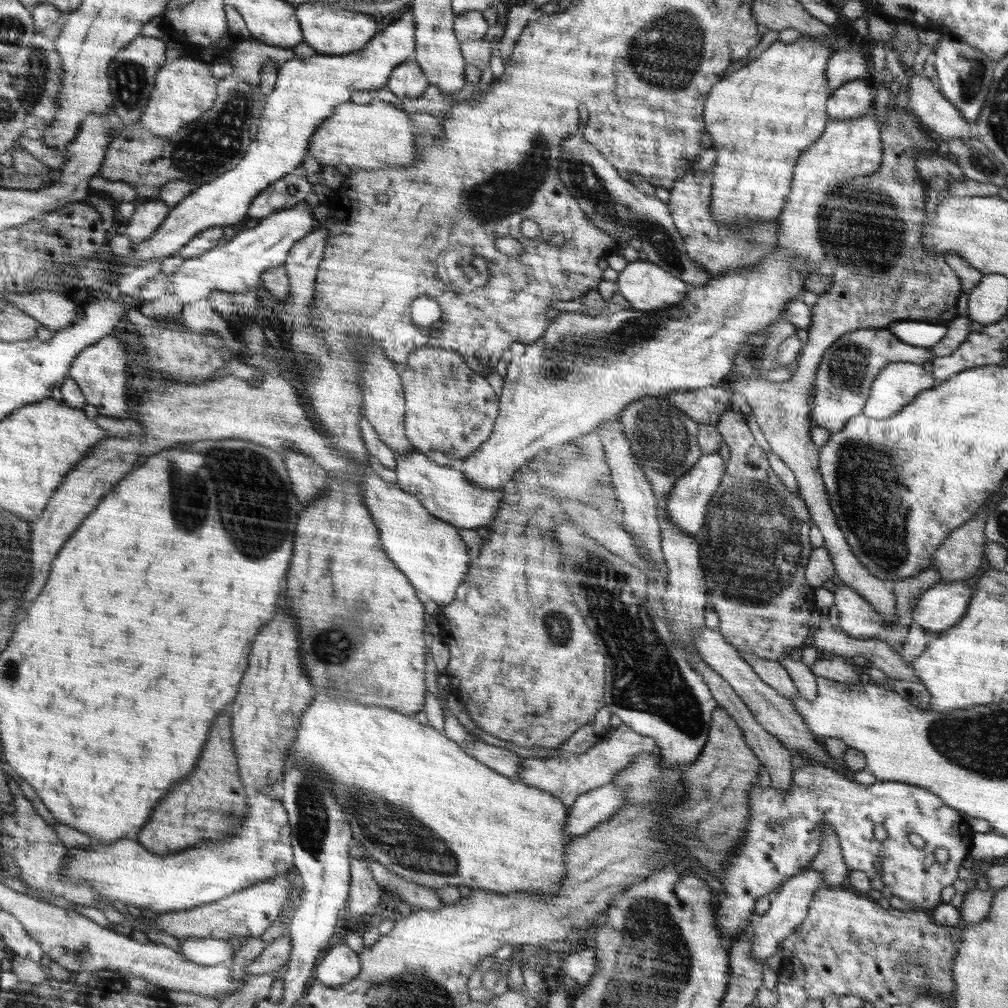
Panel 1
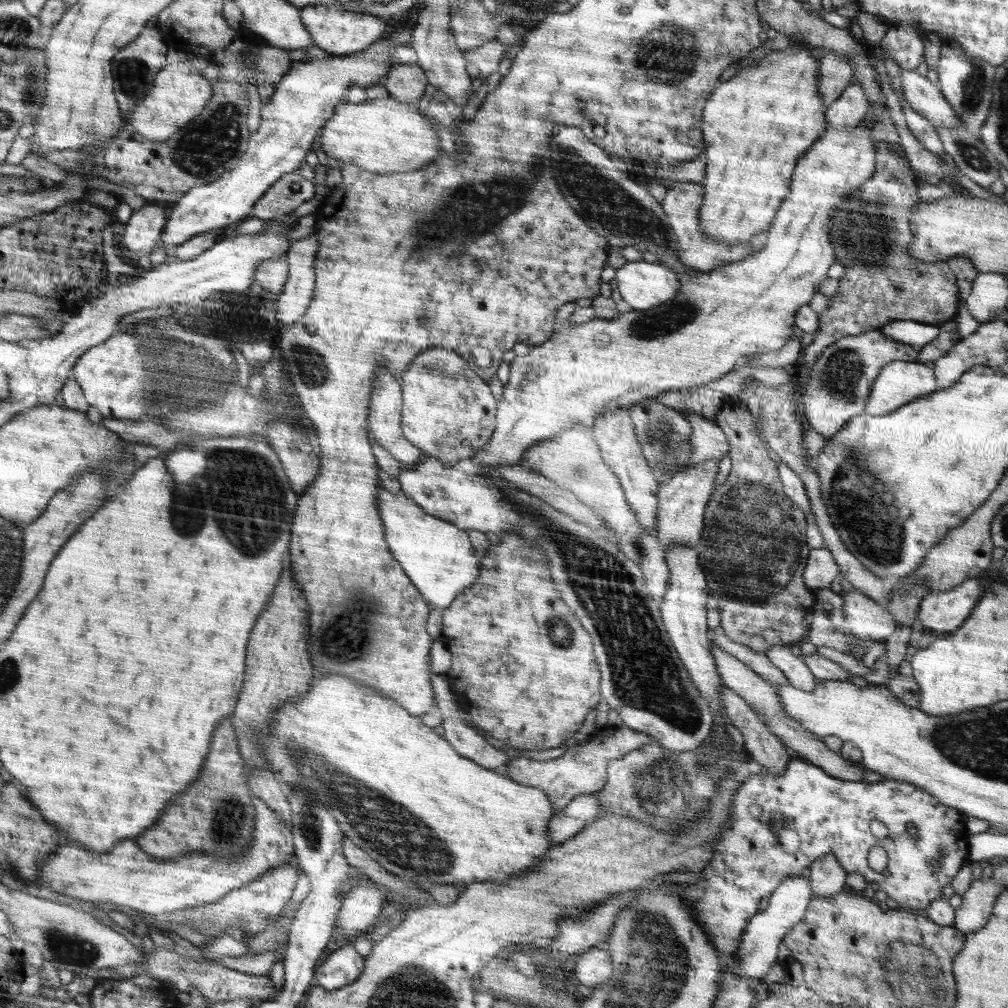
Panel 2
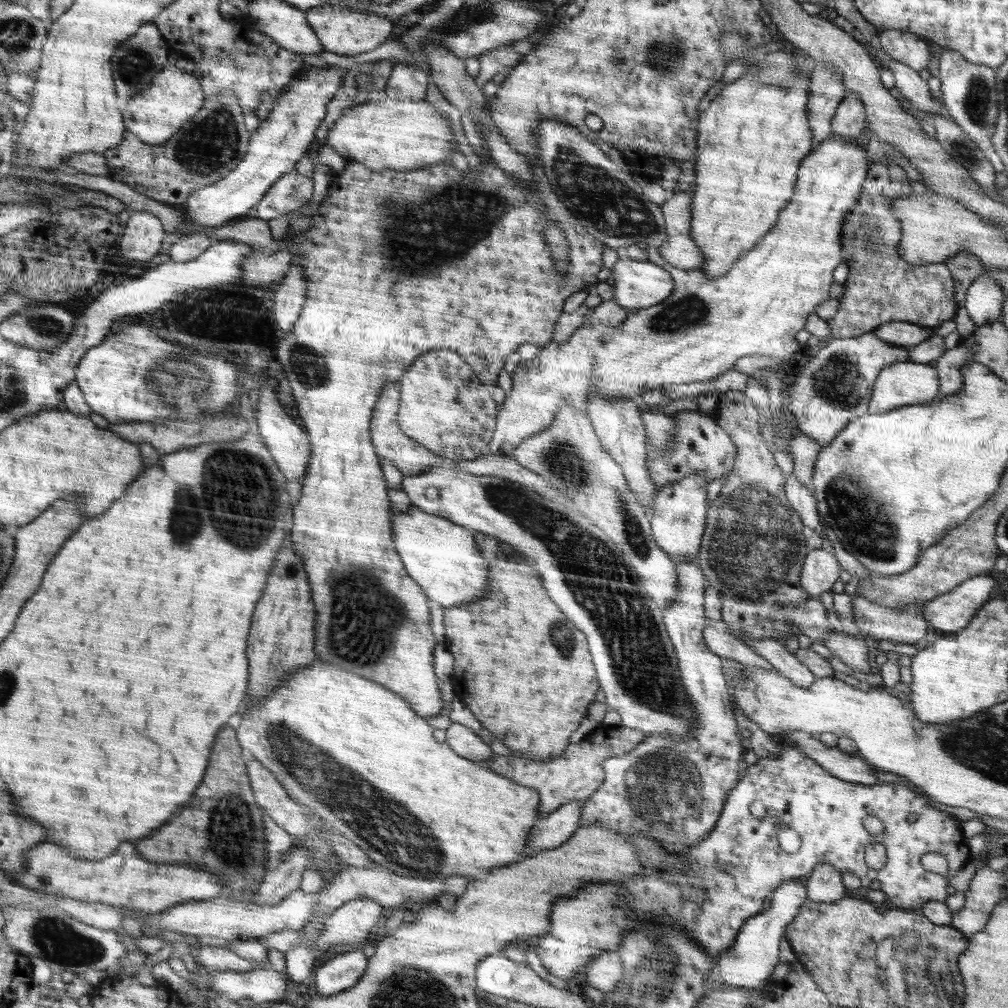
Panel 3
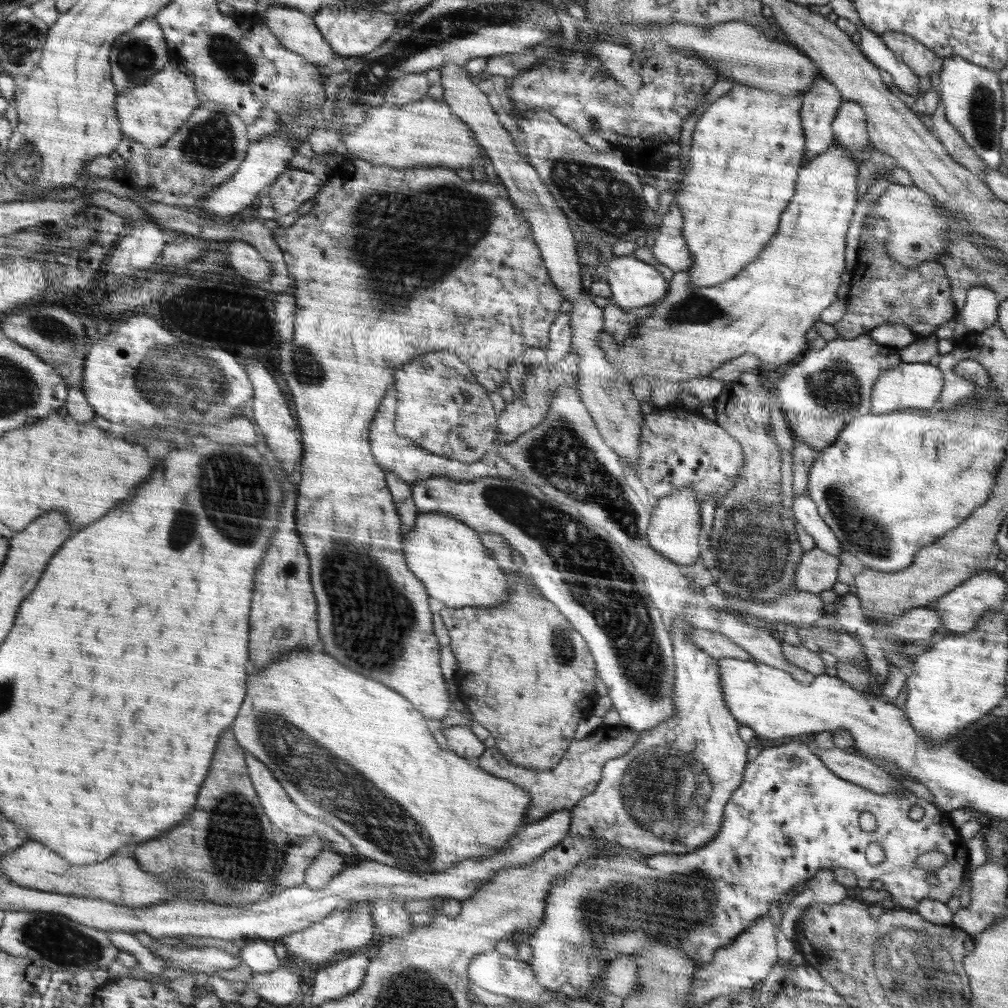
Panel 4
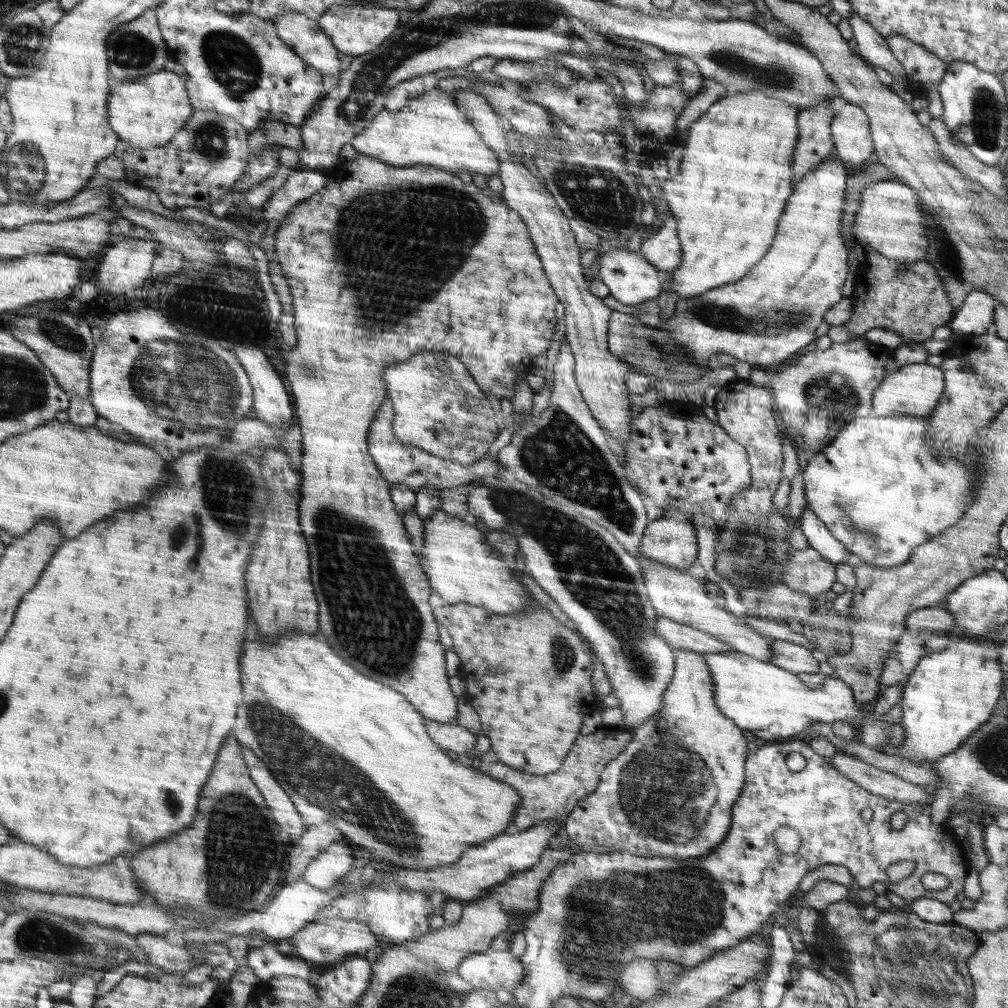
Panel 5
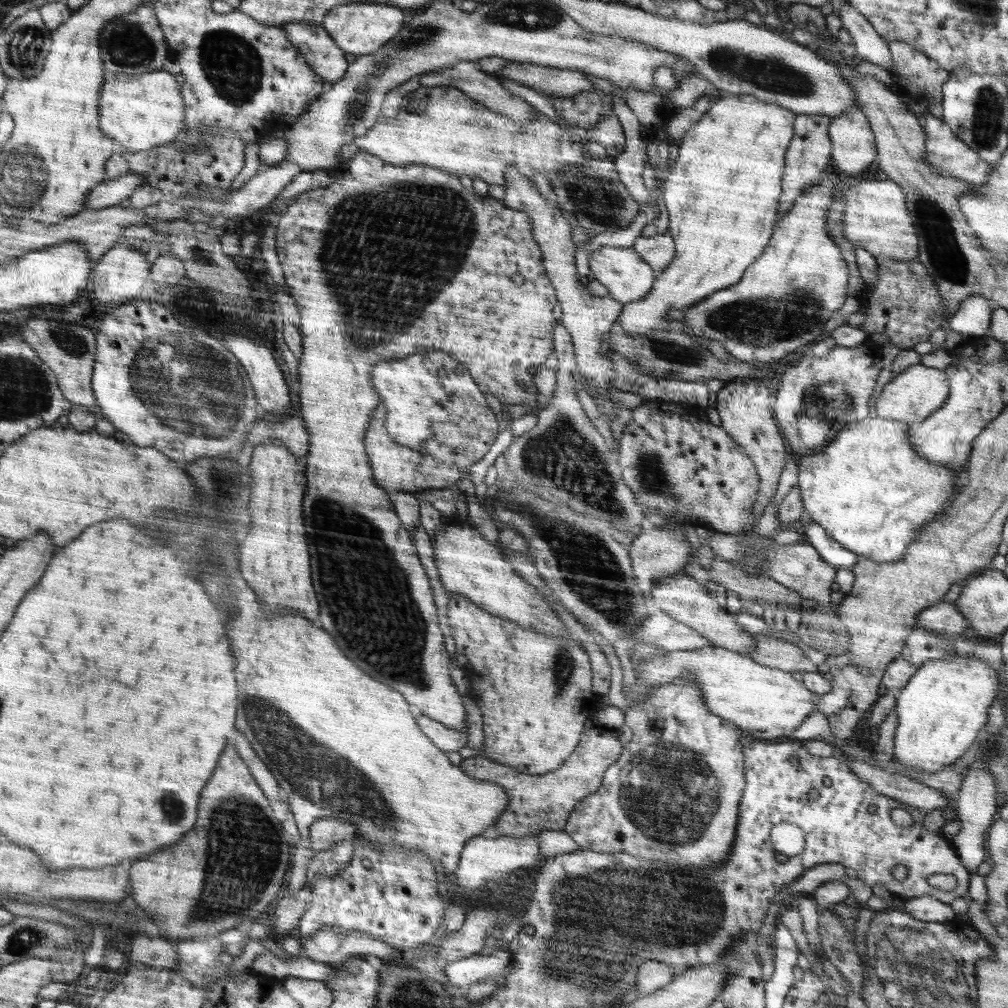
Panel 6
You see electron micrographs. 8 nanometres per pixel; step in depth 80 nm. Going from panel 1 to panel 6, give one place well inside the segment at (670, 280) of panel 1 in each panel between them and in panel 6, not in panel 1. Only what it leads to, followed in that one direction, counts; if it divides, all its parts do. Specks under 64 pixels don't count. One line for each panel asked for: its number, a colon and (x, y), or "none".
2: (643, 285)
3: (638, 284)
4: (634, 283)
5: (631, 279)
6: (628, 277)

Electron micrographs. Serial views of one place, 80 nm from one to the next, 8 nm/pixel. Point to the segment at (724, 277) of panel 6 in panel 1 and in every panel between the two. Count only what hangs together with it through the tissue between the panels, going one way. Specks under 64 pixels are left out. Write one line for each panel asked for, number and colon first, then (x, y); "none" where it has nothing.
1: (762, 117)
2: (756, 126)
3: (751, 139)
4: (747, 148)
5: (735, 176)

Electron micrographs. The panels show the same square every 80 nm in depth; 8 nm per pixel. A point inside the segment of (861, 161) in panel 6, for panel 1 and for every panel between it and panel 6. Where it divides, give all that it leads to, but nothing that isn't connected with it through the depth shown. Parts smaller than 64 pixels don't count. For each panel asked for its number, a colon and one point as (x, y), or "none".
1: (855, 98)
2: (850, 109)
3: (848, 121)
4: (849, 127)
5: (850, 130)

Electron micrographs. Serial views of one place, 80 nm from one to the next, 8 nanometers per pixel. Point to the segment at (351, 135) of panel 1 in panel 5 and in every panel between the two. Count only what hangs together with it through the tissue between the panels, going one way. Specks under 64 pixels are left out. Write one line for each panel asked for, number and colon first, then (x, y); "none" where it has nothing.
2: (381, 136)
3: (401, 135)
4: (427, 133)
5: (430, 130)

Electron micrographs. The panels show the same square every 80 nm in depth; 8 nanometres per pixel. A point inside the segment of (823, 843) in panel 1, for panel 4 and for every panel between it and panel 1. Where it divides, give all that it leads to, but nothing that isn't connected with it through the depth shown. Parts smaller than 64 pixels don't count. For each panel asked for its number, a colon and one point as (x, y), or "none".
2: (827, 877)
3: (824, 884)
4: (822, 888)

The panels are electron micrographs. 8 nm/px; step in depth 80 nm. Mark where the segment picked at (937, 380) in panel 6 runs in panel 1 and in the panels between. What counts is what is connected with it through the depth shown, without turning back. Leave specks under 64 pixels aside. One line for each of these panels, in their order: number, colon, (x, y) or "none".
1: (897, 384)
2: (898, 383)
3: (905, 383)
4: (917, 386)
5: (915, 389)

